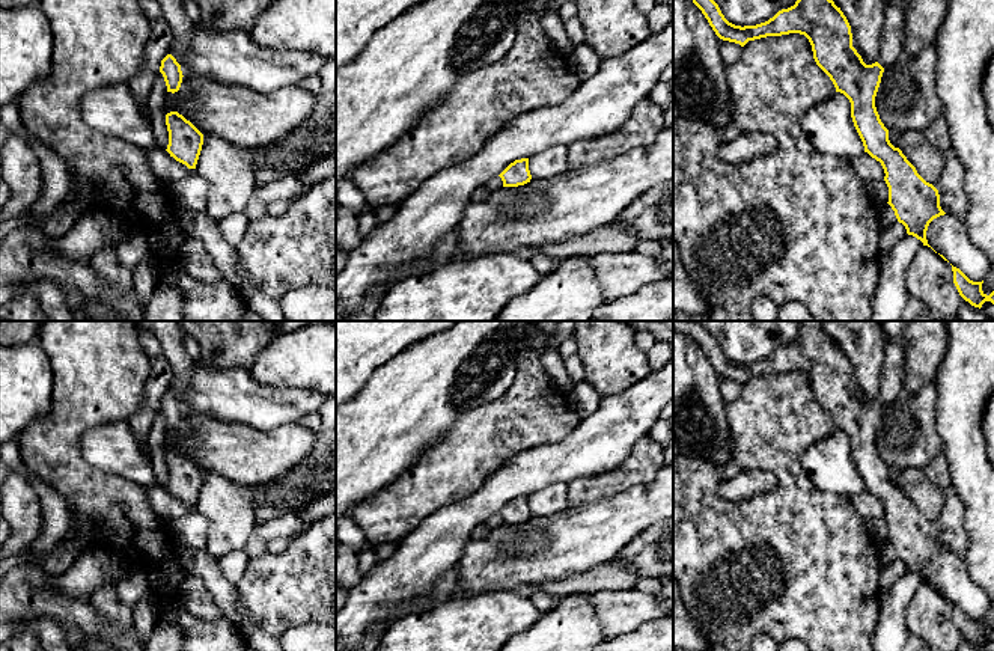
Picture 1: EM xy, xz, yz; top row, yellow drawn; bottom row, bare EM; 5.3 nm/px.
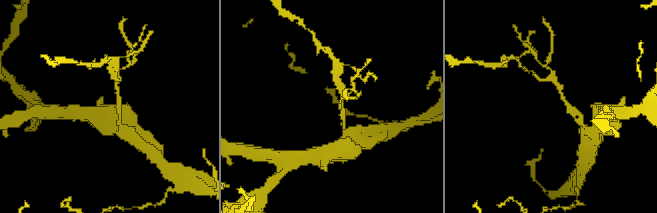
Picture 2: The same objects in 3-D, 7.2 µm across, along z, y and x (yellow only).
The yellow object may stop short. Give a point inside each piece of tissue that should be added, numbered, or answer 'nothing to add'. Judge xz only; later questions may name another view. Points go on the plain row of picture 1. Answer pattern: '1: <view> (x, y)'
nothing to add

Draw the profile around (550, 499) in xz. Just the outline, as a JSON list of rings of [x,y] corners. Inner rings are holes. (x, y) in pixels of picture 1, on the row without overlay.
[[[554,484],[529,494],[529,508],[533,517],[551,515],[571,505],[566,484]]]

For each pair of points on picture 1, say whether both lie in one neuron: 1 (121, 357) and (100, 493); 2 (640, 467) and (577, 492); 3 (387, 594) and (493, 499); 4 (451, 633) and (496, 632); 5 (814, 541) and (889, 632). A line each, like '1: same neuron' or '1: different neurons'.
1: same neuron
2: same neuron
3: same neuron
4: same neuron
5: different neurons

